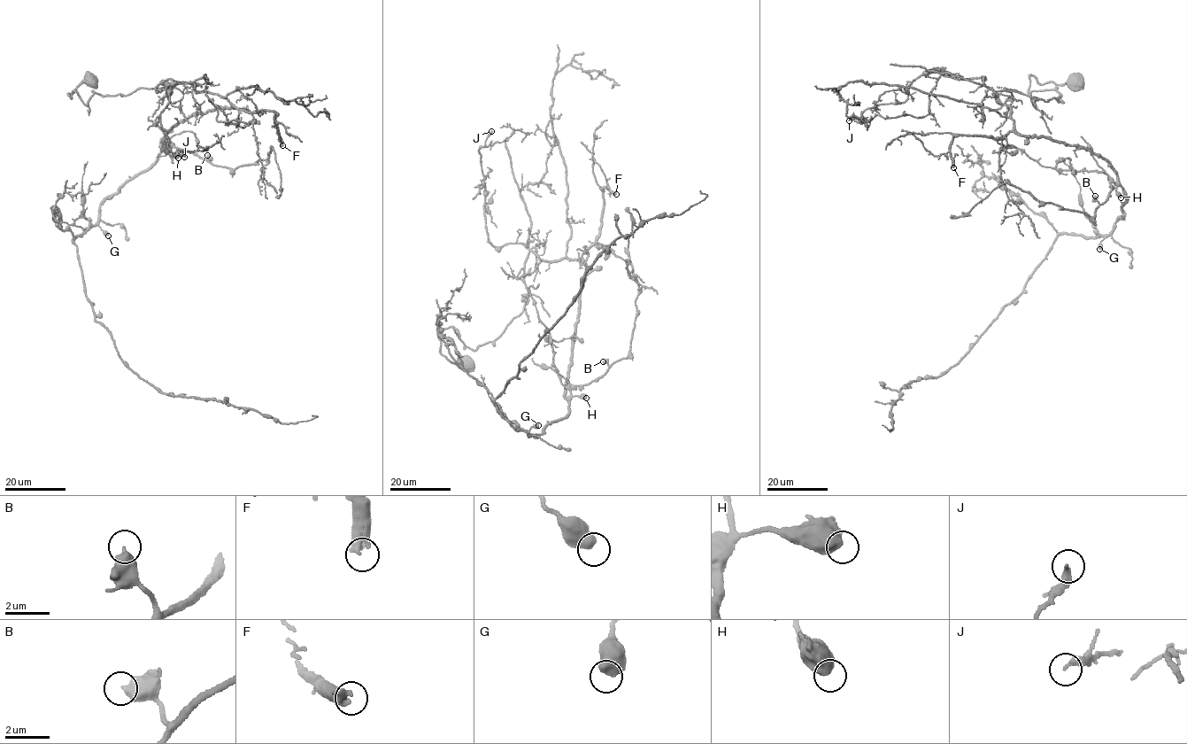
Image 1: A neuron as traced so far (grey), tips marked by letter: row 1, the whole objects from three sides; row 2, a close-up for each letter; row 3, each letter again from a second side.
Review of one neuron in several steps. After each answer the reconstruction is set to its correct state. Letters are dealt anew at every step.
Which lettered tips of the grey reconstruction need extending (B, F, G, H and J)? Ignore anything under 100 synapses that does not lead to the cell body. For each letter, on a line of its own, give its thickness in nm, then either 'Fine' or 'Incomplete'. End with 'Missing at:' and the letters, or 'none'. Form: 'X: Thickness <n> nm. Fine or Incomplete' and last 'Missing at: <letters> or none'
B: Thickness 480 nm. Fine
F: Thickness 440 nm. Incomplete
G: Thickness 600 nm. Fine
H: Thickness 650 nm. Fine
J: Thickness 280 nm. Fine
Missing at: F

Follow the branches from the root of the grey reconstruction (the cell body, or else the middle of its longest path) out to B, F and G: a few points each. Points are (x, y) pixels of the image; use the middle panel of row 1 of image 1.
B: (467, 362), (438, 329), (473, 350), (497, 339), (527, 300), (529, 251), (586, 267), (564, 396), (603, 361)
F: (467, 362), (438, 329), (473, 350), (497, 339), (527, 300), (528, 251), (581, 258), (601, 189), (616, 194)
G: (467, 362), (439, 328), (493, 342), (528, 251), (579, 260), (570, 409), (538, 425)

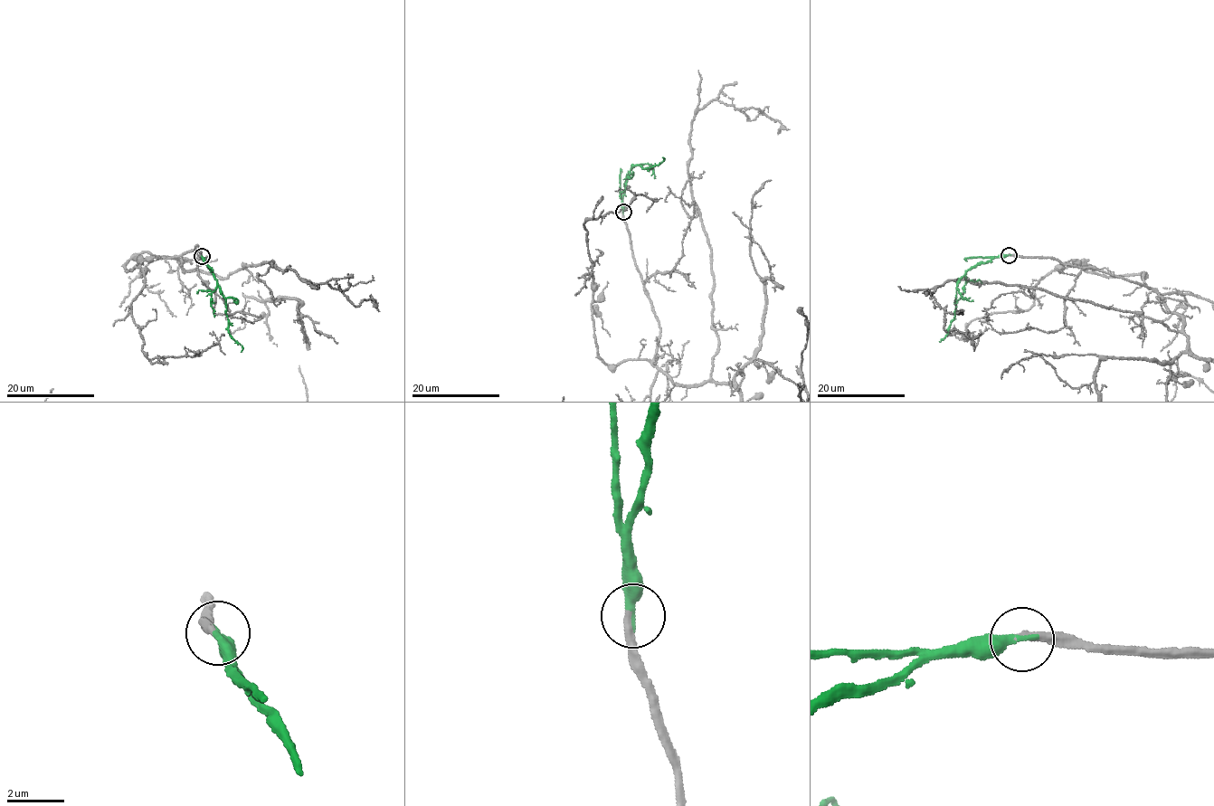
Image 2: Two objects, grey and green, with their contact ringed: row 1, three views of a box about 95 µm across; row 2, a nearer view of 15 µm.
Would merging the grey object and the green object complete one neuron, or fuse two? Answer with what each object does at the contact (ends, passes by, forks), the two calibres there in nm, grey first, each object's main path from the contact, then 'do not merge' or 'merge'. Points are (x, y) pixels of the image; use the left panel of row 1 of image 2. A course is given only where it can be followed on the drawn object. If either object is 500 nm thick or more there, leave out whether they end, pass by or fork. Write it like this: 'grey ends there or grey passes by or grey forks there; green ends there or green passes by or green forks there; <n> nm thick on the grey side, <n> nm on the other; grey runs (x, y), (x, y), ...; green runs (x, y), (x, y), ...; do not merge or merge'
grey ends there; green ends there; 320 nm thick on the grey side, 300 nm on the other; green runs (202, 256), (226, 300), (228, 328), (232, 336), (241, 346), (241, 352); merge

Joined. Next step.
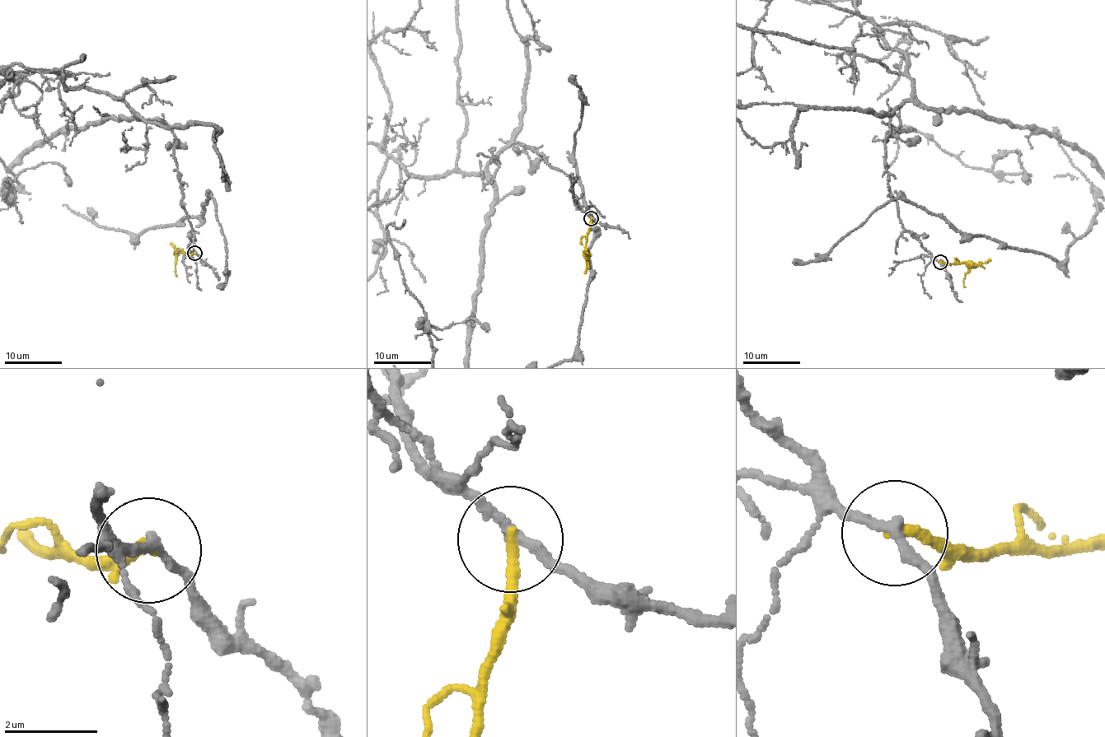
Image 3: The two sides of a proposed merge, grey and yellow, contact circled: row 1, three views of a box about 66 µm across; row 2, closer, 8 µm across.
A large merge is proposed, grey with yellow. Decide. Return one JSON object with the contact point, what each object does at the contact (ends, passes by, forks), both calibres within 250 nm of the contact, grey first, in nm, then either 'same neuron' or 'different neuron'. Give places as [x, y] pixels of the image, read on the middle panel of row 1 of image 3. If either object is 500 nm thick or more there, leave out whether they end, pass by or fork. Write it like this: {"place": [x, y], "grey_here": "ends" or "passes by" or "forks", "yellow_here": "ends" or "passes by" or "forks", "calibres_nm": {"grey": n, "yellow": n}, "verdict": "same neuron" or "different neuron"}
{"place": [591, 218], "grey_here": "passes by", "yellow_here": "ends", "calibres_nm": {"grey": 200, "yellow": 240}, "verdict": "different neuron"}

